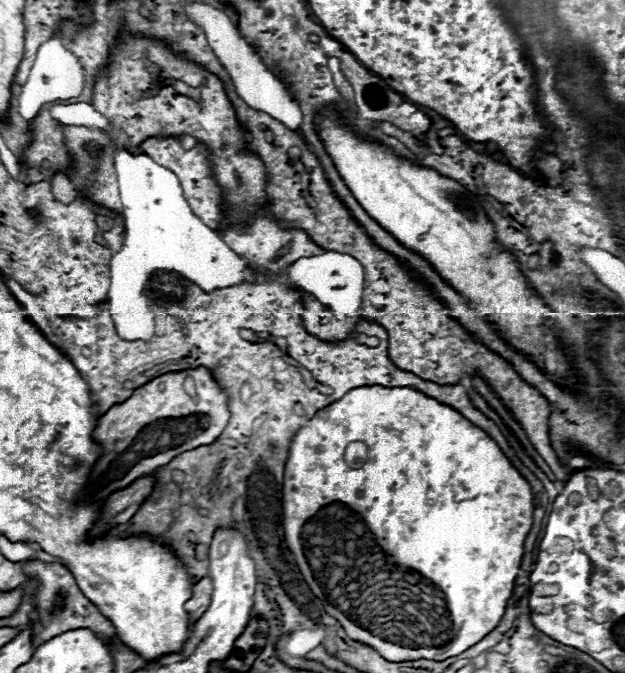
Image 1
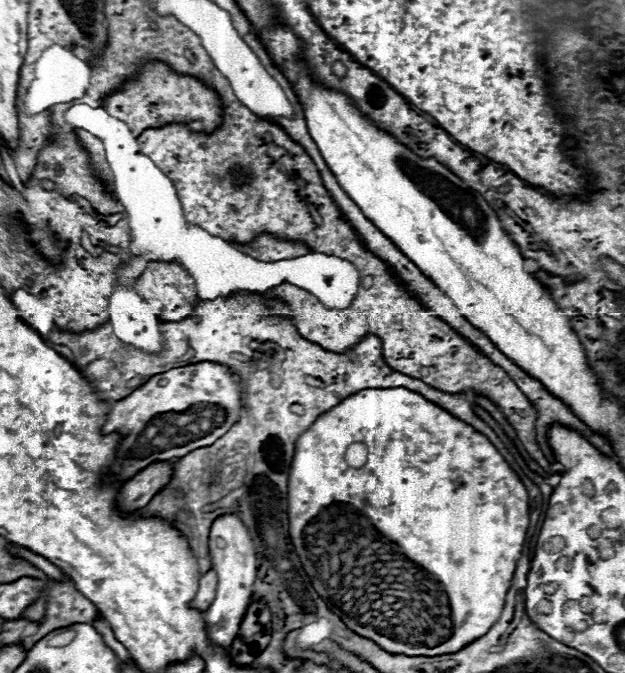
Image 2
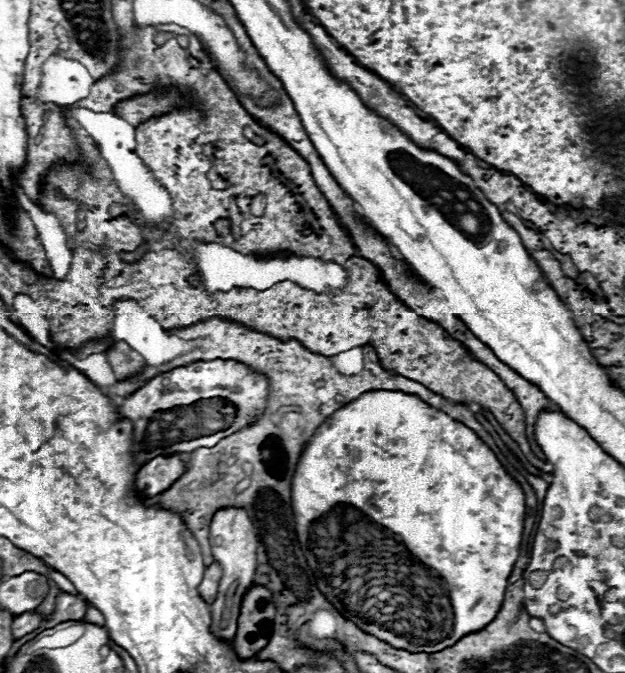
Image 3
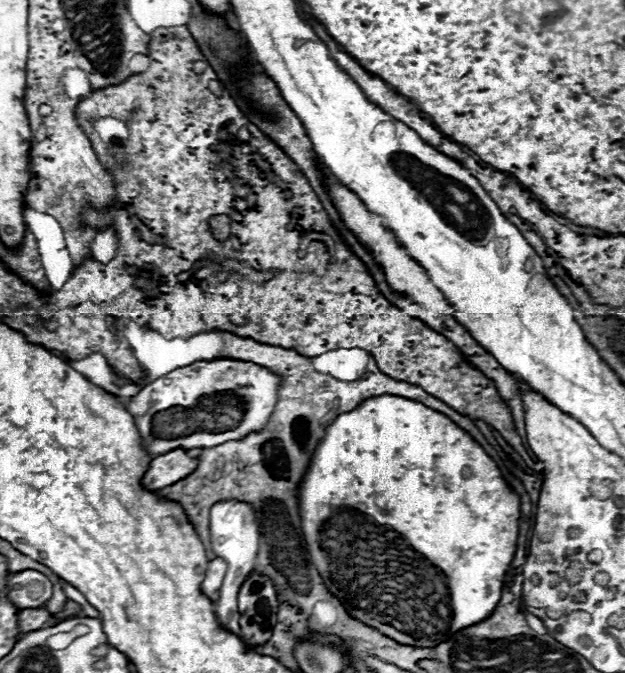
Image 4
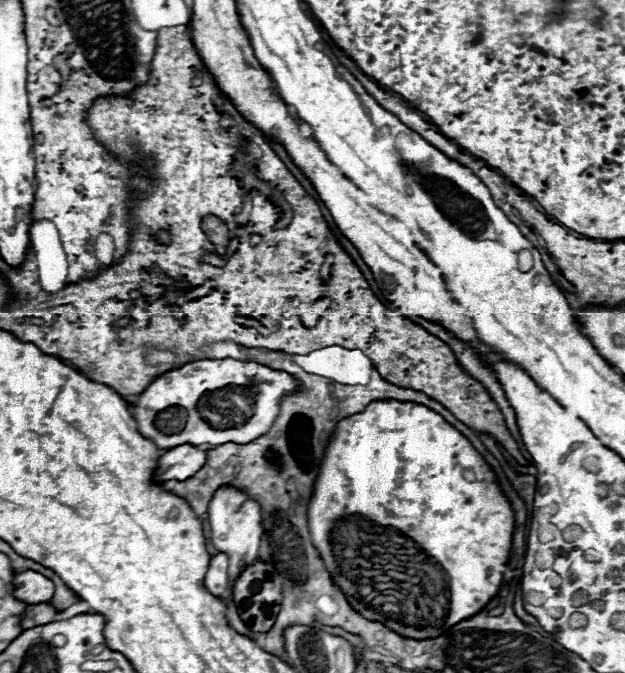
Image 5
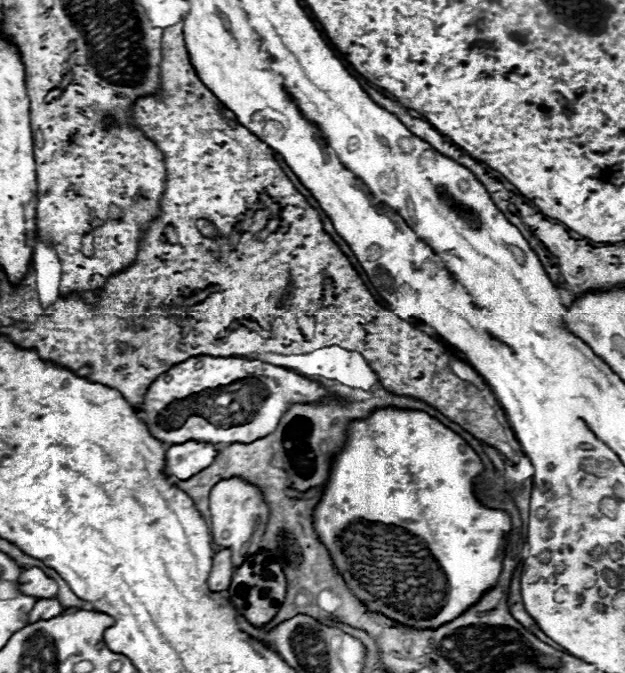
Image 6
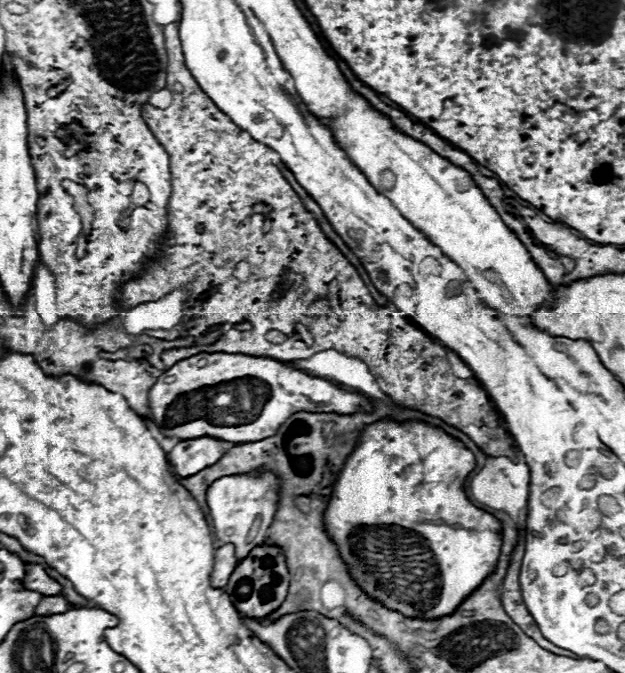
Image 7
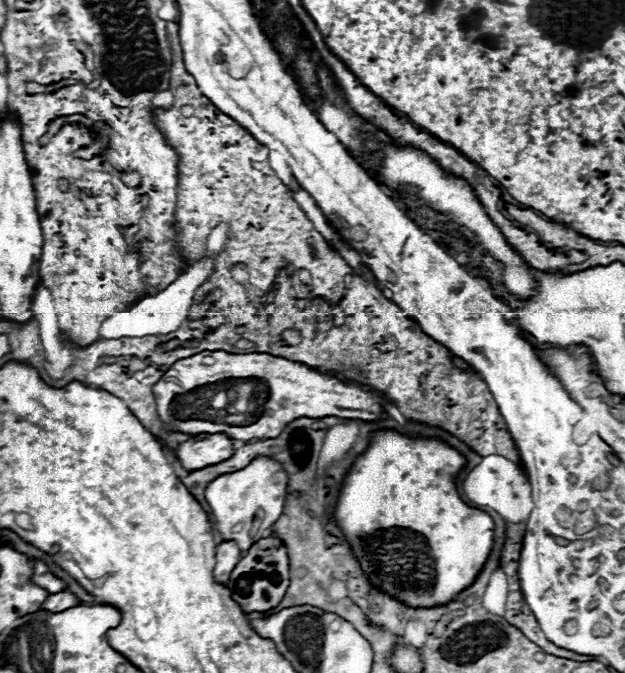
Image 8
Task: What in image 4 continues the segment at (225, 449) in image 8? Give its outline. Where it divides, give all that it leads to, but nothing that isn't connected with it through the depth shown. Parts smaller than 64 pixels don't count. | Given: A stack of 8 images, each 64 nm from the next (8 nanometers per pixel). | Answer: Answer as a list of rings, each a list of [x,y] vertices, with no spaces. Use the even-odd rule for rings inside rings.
[[[172,450],[164,456],[156,456],[150,464],[148,464],[148,470],[142,478],[142,486],[146,490],[152,490],[152,492],[158,492],[182,478],[186,478],[188,474],[194,472],[198,460],[196,458],[190,458],[186,454],[186,450]]]

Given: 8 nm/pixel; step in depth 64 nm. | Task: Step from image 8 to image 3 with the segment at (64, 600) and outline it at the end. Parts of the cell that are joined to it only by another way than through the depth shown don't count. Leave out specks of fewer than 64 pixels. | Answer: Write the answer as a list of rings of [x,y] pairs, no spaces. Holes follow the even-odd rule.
[[[24,612],[24,614],[16,616],[12,620],[12,636],[14,636],[14,640],[18,640],[18,638],[26,636],[28,632],[40,628],[40,622],[42,622],[42,616],[32,614],[32,612]]]

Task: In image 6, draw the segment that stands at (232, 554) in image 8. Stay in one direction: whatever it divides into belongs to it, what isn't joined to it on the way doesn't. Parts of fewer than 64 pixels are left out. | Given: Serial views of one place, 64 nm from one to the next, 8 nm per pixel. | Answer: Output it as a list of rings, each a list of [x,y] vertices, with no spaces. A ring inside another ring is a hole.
[[[230,550],[216,552],[212,560],[212,570],[208,574],[208,588],[212,592],[224,592],[232,582],[232,574],[234,574],[232,552]]]

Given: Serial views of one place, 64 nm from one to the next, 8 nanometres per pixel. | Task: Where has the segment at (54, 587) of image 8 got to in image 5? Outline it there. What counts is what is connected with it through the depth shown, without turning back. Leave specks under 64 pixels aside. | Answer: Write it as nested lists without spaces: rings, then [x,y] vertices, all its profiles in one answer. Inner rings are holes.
[[[24,570],[14,576],[14,598],[26,604],[40,604],[50,600],[54,594],[54,582],[34,570]]]

